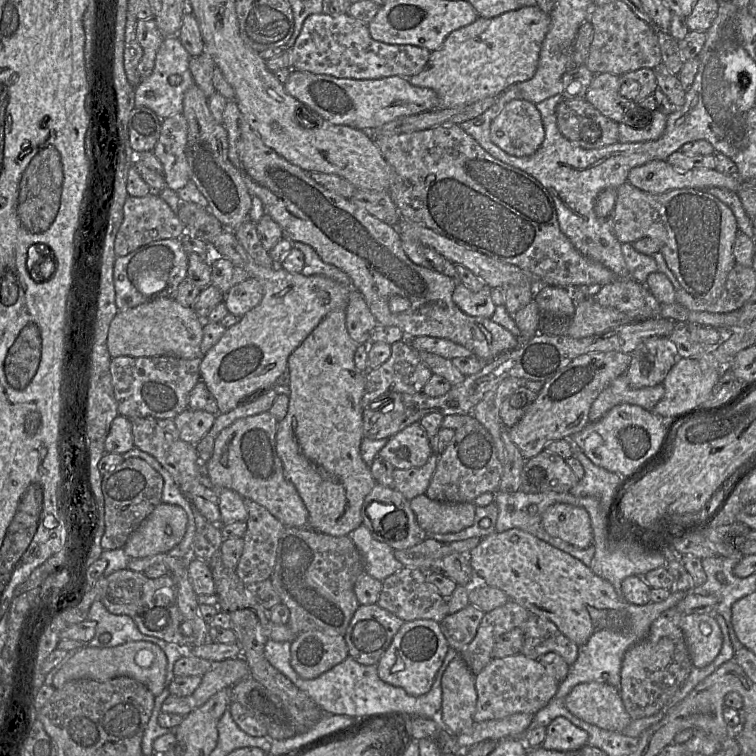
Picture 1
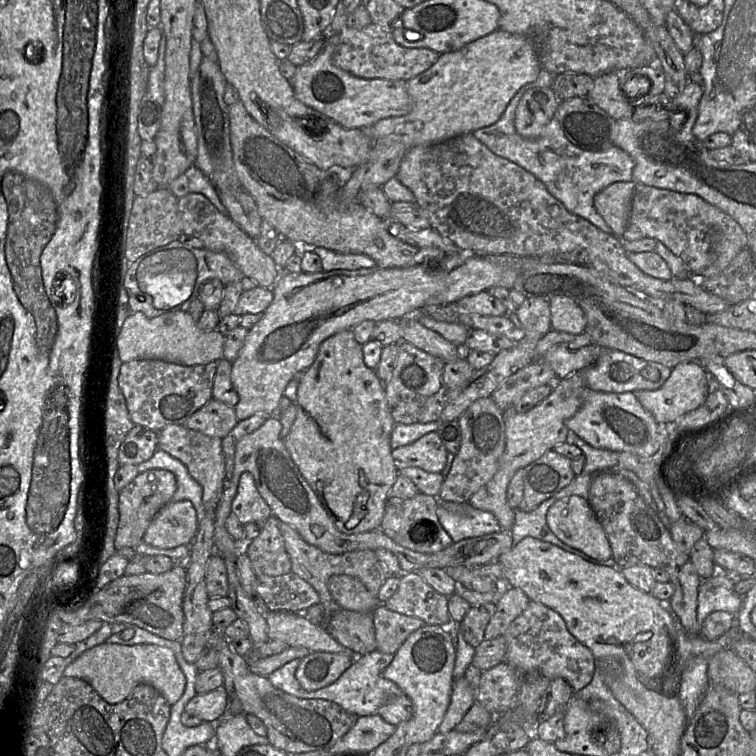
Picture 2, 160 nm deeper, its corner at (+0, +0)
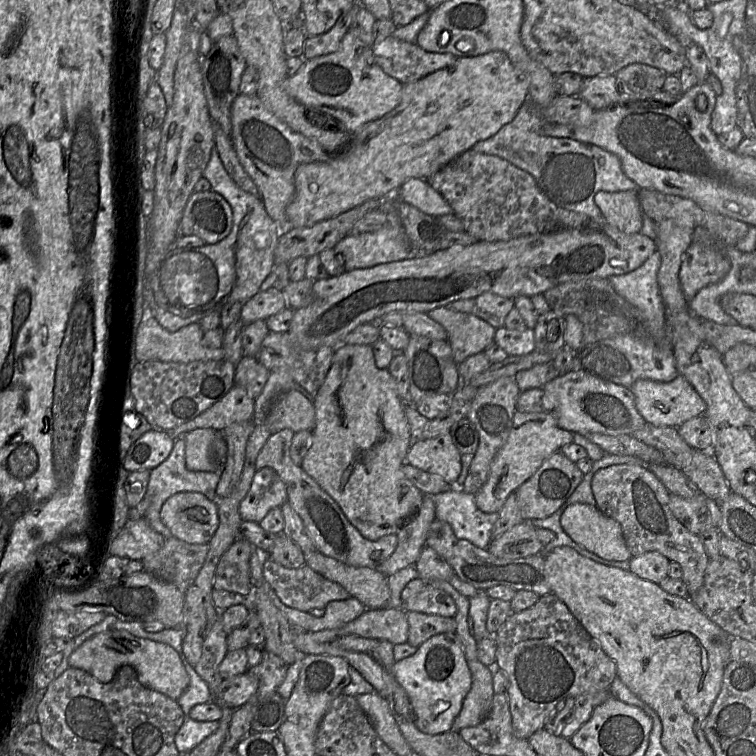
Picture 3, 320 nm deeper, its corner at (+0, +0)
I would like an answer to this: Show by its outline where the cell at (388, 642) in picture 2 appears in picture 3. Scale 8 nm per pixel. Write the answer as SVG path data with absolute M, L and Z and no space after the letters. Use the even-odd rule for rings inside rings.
M406 612L406 616L409 624L407 644L410 646L419 647L438 634L455 634L457 624L454 618L419 612Z

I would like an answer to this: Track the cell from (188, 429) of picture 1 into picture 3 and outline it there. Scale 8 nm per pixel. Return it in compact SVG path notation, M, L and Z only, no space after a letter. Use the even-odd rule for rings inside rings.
M235 385L220 401L194 419L167 430L167 434L176 441L196 429L211 428L222 431L229 425L253 419L255 399L242 386Z

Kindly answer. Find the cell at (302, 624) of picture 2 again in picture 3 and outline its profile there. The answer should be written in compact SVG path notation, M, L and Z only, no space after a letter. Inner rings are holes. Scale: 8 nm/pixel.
M454 633L431 637L418 647L415 654L396 662L390 672L406 691L414 713L414 723L421 732L437 735L451 731L472 685L464 651Z

